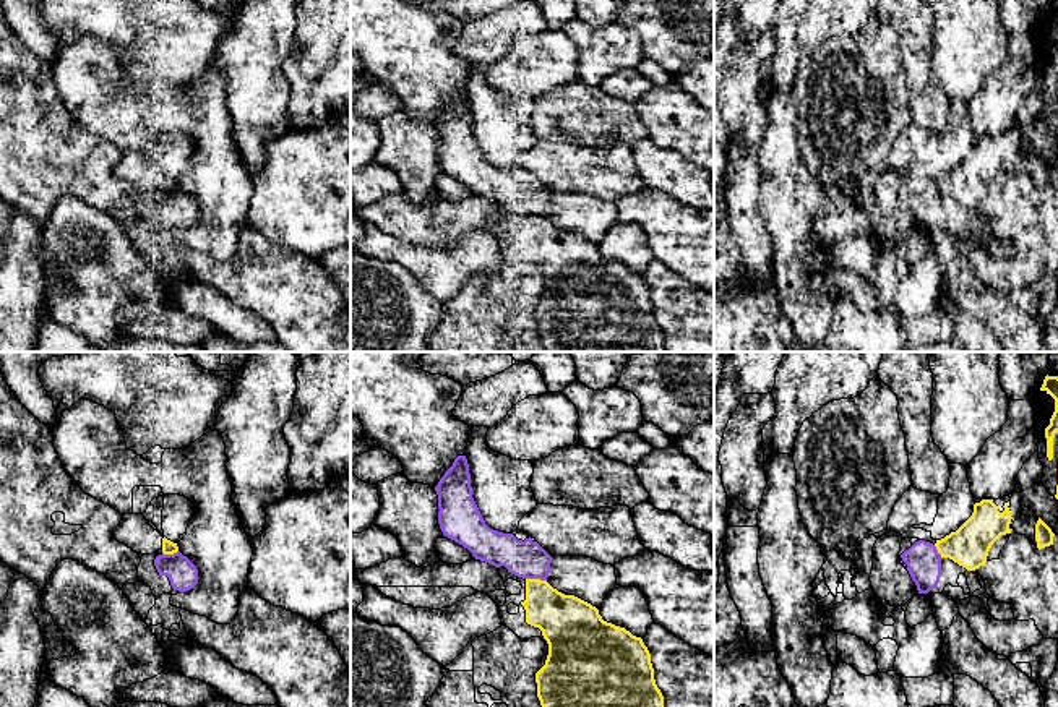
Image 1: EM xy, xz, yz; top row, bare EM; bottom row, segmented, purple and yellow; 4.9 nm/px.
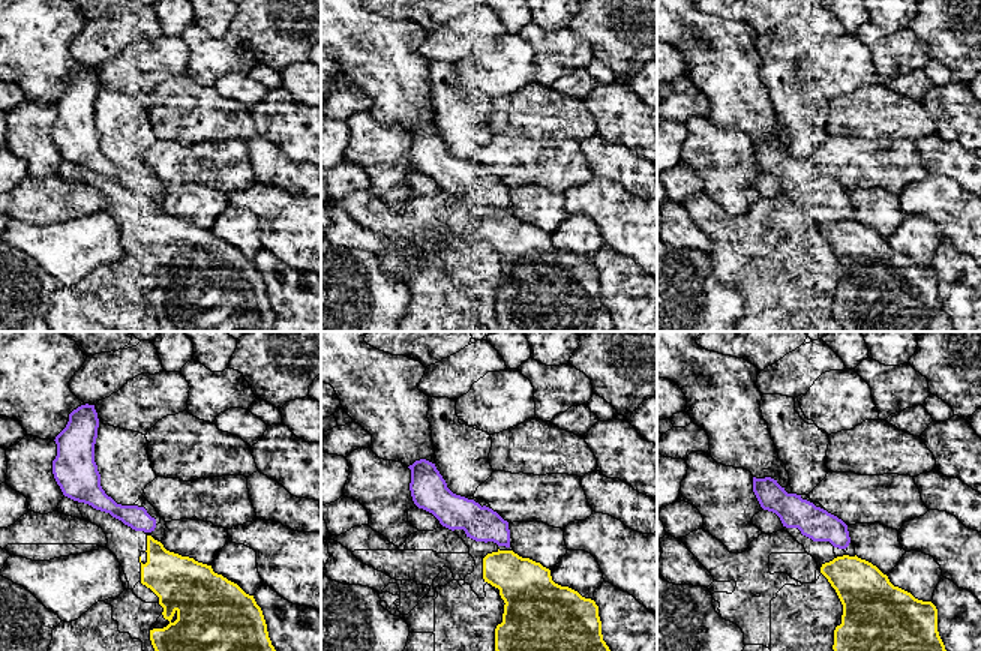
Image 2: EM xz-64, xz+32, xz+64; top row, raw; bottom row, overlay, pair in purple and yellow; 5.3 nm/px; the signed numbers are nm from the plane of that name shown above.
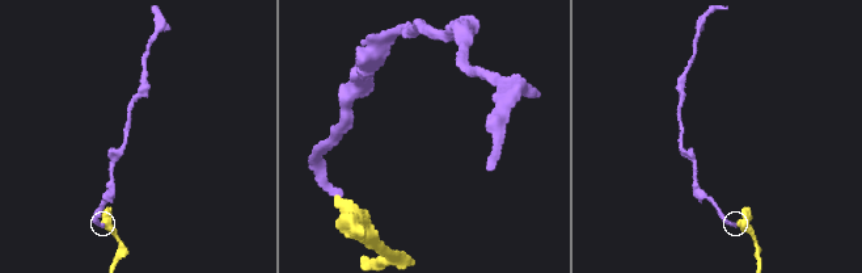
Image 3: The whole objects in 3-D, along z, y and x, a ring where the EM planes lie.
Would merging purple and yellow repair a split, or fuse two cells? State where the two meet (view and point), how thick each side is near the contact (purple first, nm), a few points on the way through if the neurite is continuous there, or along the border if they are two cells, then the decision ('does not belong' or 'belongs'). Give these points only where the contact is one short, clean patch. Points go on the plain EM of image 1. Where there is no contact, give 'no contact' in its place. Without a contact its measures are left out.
meets purple in xz at (536, 214); 190 nm thick on the purple side, 260 nm on the other; does not belong

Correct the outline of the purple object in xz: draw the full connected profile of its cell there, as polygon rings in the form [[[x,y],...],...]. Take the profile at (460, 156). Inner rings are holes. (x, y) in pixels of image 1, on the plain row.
[[[458,92],[454,96],[453,102],[440,115],[435,128],[438,131],[440,146],[438,161],[443,172],[467,185],[475,196],[495,203],[498,211],[503,214],[503,219],[506,219],[508,216],[514,216],[523,222],[519,232],[511,232],[505,229],[506,240],[498,245],[501,261],[510,264],[523,279],[527,279],[531,274],[540,274],[547,281],[542,268],[526,259],[526,246],[521,240],[526,237],[527,216],[547,217],[552,193],[535,178],[535,175],[529,174],[521,167],[518,167],[516,172],[503,170],[490,165],[485,161],[472,135],[471,110],[466,92]]]

